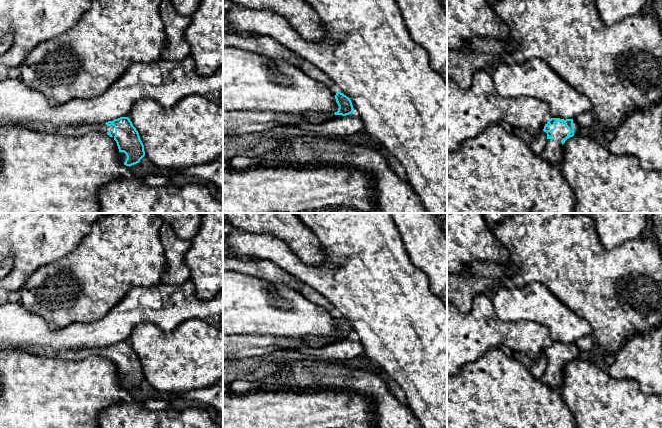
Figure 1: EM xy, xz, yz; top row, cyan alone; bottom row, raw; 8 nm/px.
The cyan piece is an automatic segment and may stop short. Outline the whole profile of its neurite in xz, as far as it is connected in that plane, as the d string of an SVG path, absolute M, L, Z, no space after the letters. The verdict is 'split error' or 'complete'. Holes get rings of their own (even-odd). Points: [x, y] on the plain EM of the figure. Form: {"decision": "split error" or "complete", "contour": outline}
{"decision": "split error", "contour": "M336 315L335 323L339 332L333 339L322 337L291 338L275 335L225 335L223 336L223 360L247 360L273 351L296 350L301 345L323 347L354 336L349 321Z"}

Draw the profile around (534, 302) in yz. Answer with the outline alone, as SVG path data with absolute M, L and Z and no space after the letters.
M532 283L524 287L501 287L492 296L493 308L497 317L503 321L532 321L545 326L550 333L551 342L576 343L591 335L591 326L585 319L563 304L544 285Z

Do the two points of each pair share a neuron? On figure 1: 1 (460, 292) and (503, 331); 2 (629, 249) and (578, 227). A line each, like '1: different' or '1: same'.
1: different
2: same

